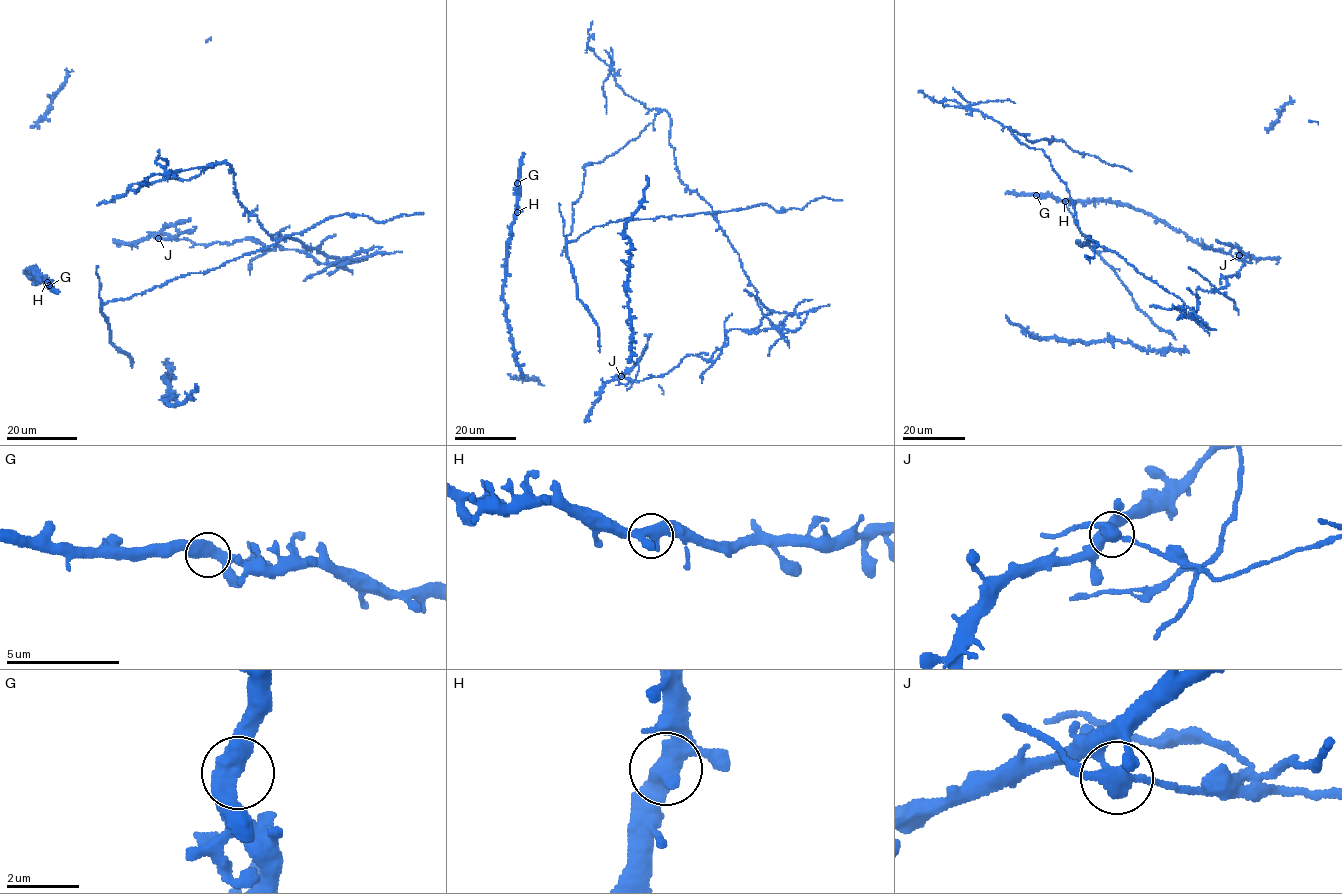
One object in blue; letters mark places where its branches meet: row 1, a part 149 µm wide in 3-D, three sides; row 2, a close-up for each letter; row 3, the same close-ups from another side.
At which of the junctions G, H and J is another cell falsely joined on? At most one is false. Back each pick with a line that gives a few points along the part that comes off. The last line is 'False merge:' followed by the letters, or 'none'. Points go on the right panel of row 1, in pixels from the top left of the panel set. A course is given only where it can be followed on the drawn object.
J: (1239, 255), (1226, 285), (1196, 289), (1192, 316), (1084, 236), (1050, 160), (1012, 130), (1131, 171)
False merge: J

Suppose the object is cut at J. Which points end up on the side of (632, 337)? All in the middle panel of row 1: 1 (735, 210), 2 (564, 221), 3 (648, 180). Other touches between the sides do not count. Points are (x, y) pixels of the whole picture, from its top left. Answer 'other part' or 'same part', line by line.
1: same part
2: same part
3: same part

